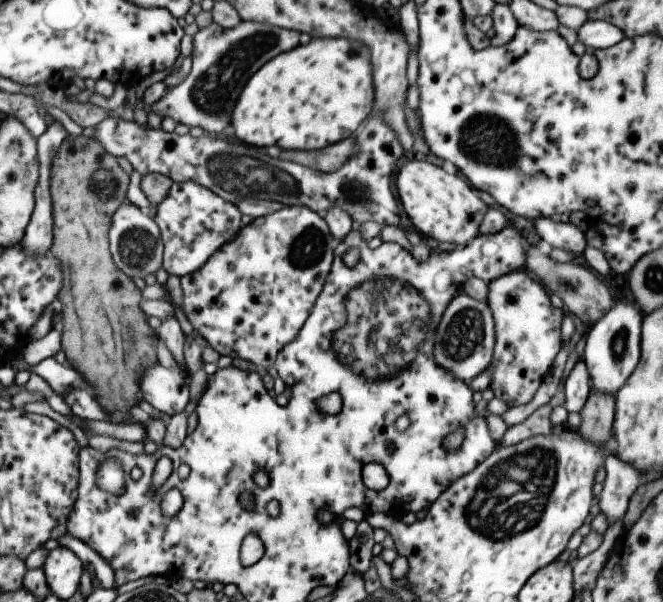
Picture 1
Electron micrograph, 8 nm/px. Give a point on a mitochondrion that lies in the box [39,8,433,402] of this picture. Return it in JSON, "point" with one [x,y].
{"point":[210,94]}

